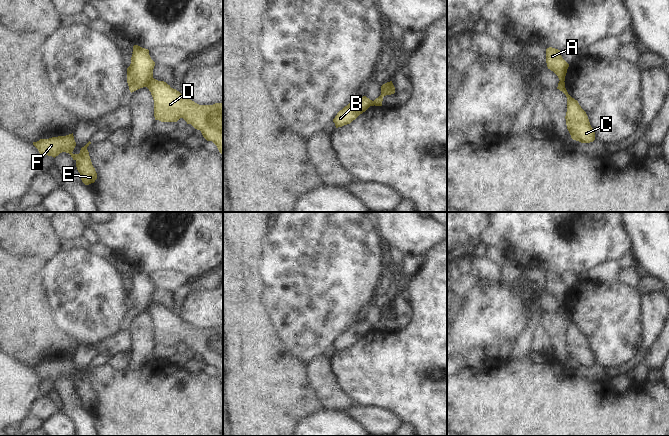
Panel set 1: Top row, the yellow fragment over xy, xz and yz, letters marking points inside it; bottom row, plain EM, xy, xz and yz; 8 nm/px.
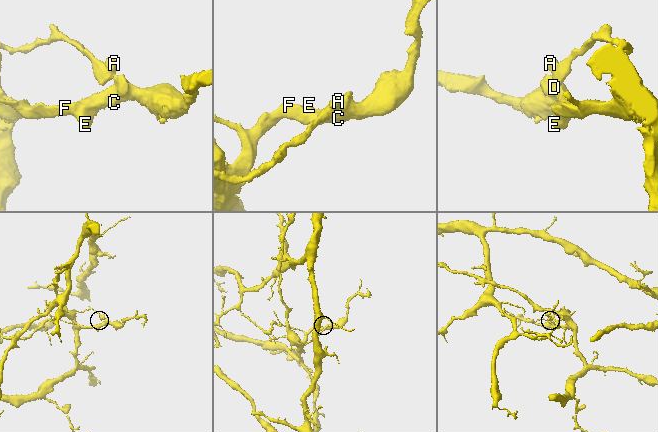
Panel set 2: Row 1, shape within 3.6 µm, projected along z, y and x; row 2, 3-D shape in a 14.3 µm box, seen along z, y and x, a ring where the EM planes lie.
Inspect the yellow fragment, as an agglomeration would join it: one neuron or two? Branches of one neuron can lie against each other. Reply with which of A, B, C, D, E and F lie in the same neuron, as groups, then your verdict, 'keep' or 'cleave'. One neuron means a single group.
A B / C D E F | cleave

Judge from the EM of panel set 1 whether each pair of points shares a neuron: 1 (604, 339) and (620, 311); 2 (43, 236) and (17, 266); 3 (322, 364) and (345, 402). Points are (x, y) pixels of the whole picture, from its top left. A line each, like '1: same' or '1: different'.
1: same
2: different
3: same

